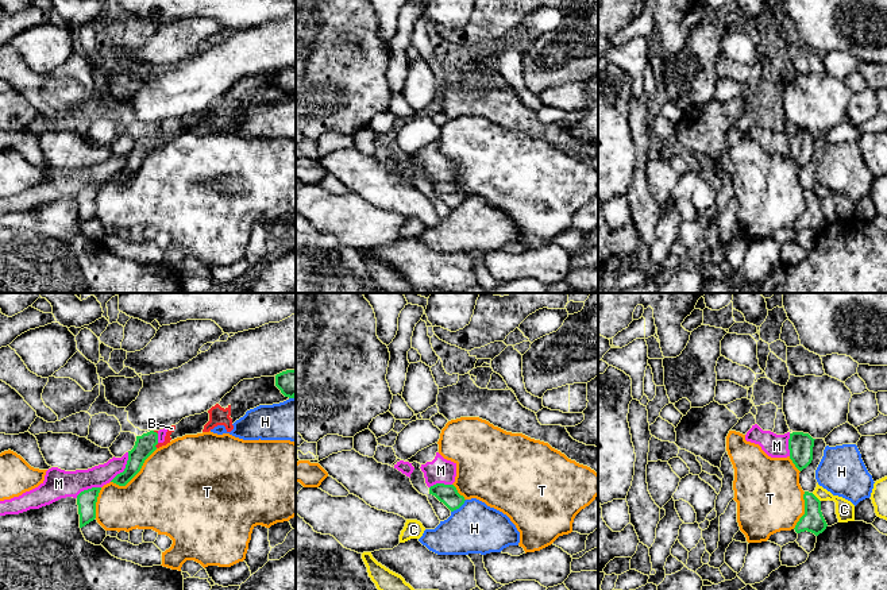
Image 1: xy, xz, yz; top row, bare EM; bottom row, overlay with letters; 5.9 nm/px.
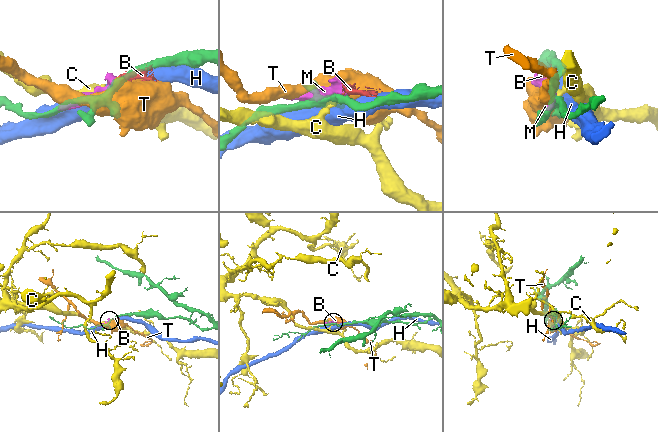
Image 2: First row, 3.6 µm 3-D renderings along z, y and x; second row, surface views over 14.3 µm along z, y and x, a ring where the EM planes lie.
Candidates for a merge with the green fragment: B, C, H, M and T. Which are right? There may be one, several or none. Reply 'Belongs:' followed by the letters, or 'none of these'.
Belongs: none of these

